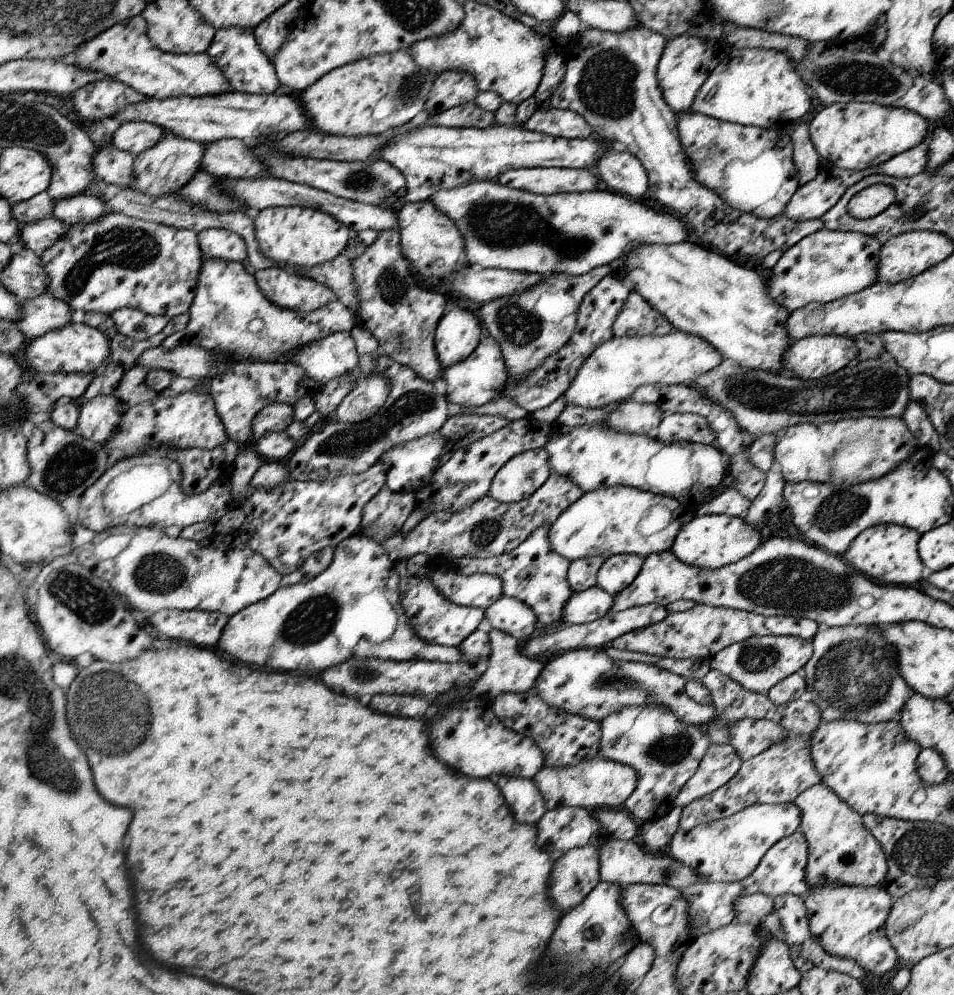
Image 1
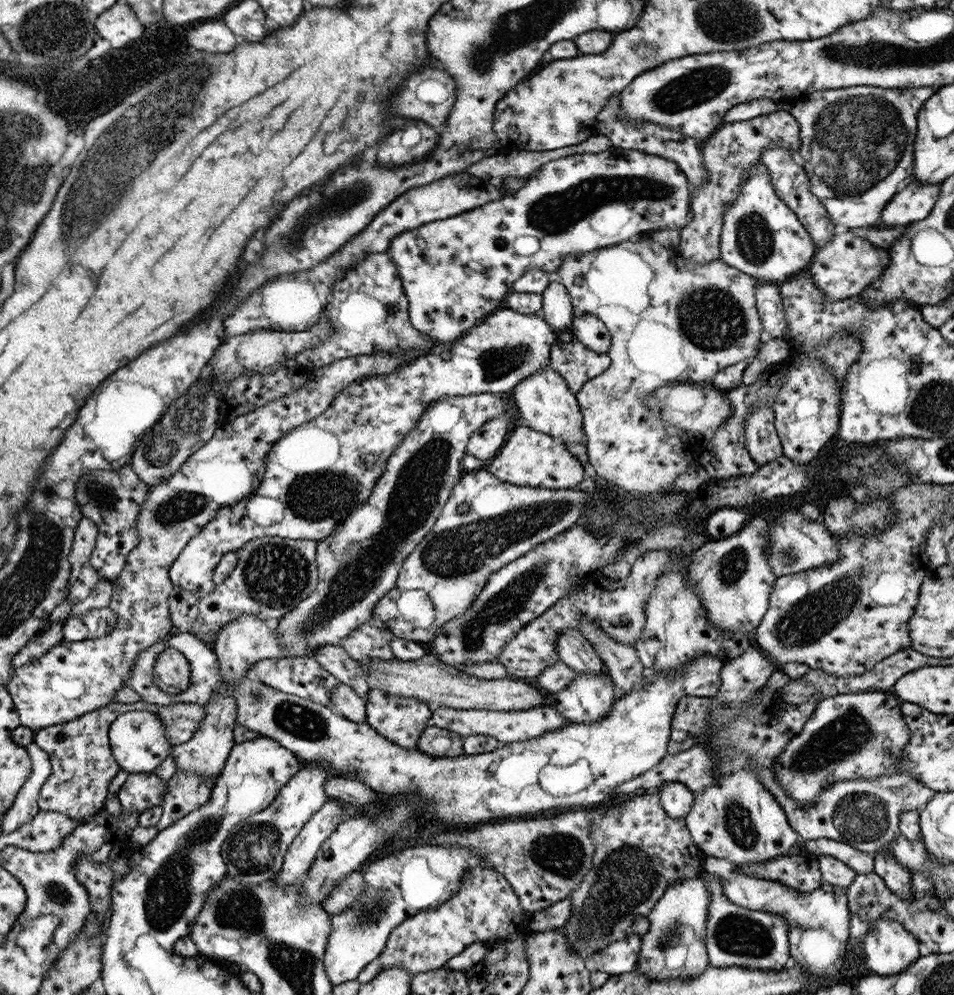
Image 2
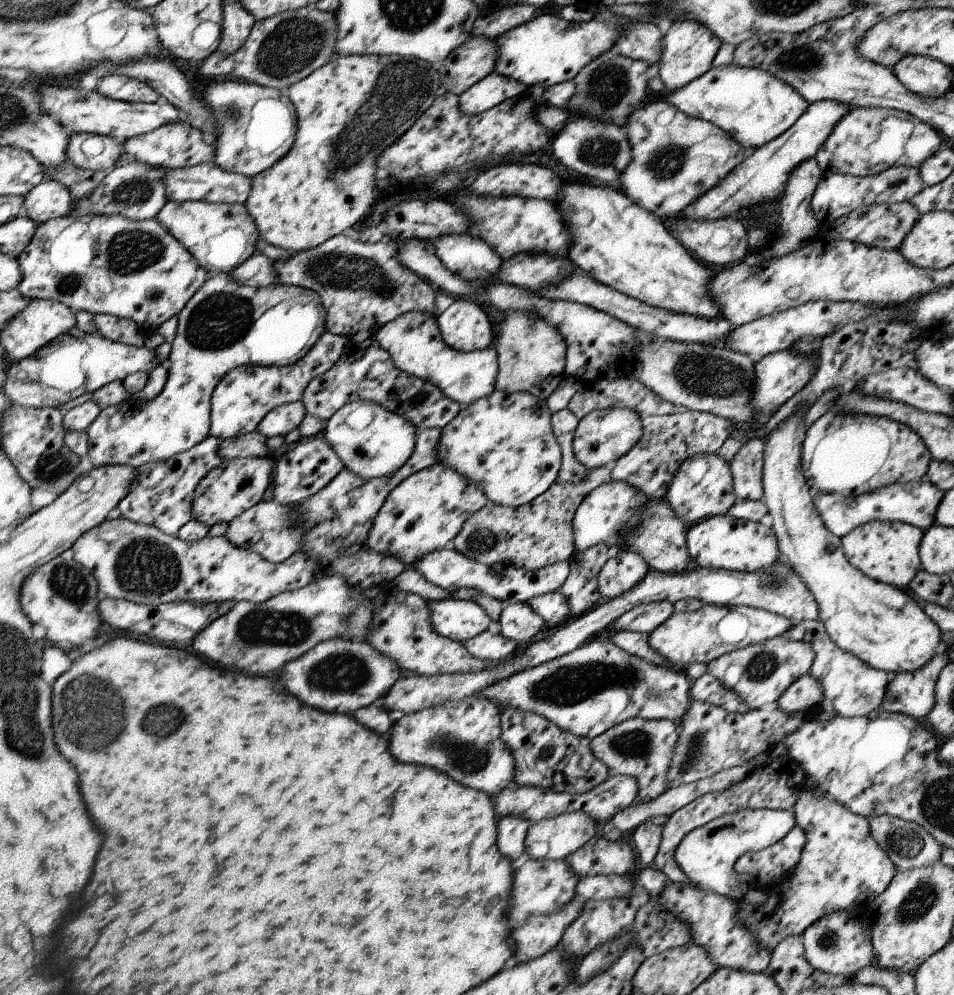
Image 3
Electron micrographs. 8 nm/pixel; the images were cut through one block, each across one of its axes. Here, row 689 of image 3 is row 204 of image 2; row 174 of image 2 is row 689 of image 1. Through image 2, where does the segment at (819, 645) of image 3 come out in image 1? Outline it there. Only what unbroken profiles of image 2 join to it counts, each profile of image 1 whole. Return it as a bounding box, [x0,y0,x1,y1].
[802,625,912,724]

